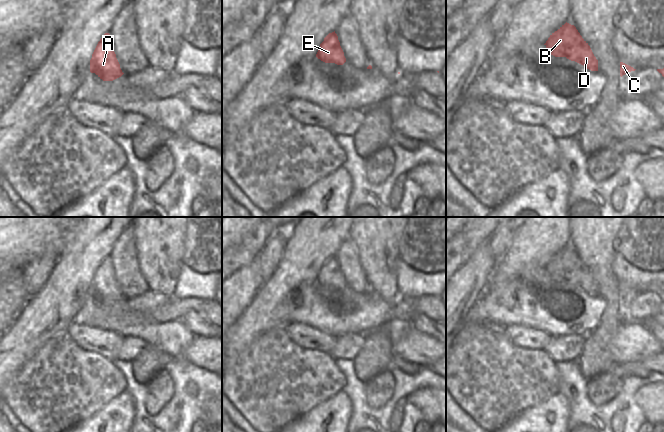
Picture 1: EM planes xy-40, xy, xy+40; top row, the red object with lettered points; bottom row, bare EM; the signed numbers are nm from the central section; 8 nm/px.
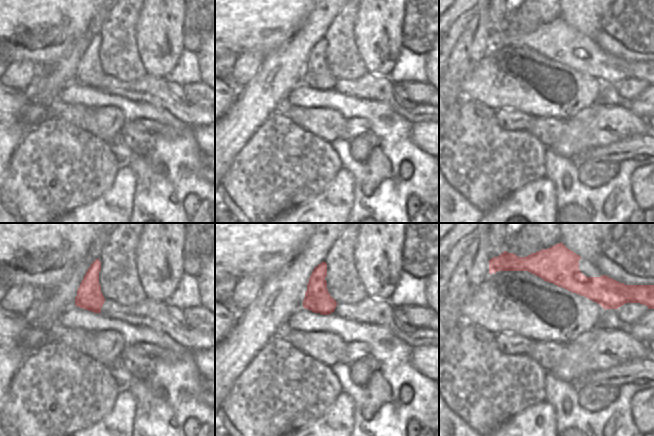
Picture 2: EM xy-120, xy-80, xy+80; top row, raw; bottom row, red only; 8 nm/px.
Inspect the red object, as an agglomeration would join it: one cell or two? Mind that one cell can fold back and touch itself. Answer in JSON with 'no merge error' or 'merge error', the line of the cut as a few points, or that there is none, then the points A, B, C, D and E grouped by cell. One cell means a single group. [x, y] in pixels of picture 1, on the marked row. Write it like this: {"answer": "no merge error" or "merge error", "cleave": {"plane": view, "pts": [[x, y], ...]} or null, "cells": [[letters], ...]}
{"answer": "merge error", "cleave": {"plane": "xy+40", "pts": [[546, 45], [560, 51], [565, 56]]}, "cells": [["A", "E"], ["B", "C", "D"]]}

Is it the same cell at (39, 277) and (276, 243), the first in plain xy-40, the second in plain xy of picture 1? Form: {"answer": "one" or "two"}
{"answer": "one"}

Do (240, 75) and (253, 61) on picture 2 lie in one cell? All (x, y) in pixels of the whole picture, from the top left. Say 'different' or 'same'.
same

